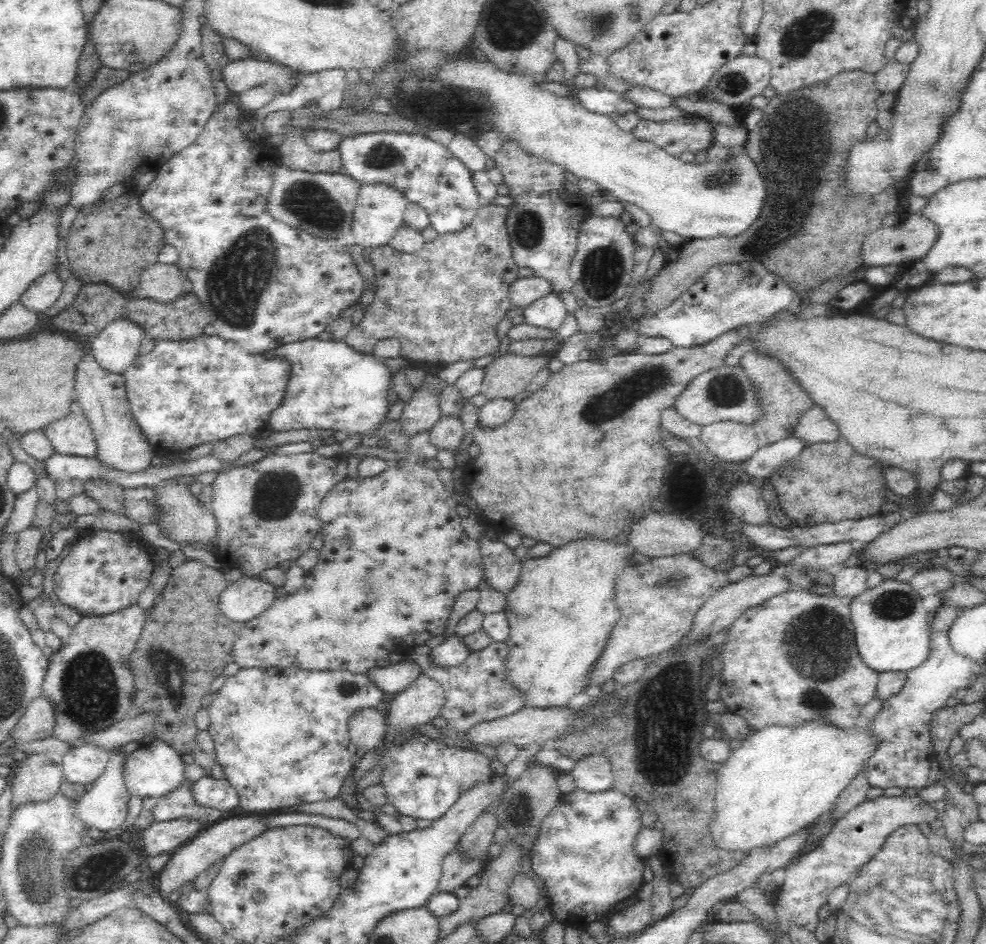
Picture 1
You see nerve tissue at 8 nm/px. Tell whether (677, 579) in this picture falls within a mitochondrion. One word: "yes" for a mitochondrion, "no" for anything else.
yes

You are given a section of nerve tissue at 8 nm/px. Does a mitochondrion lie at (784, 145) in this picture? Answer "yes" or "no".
yes

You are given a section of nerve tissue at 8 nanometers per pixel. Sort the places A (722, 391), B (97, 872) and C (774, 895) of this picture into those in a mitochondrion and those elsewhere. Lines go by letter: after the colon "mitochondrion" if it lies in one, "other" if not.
A: mitochondrion
B: mitochondrion
C: other

